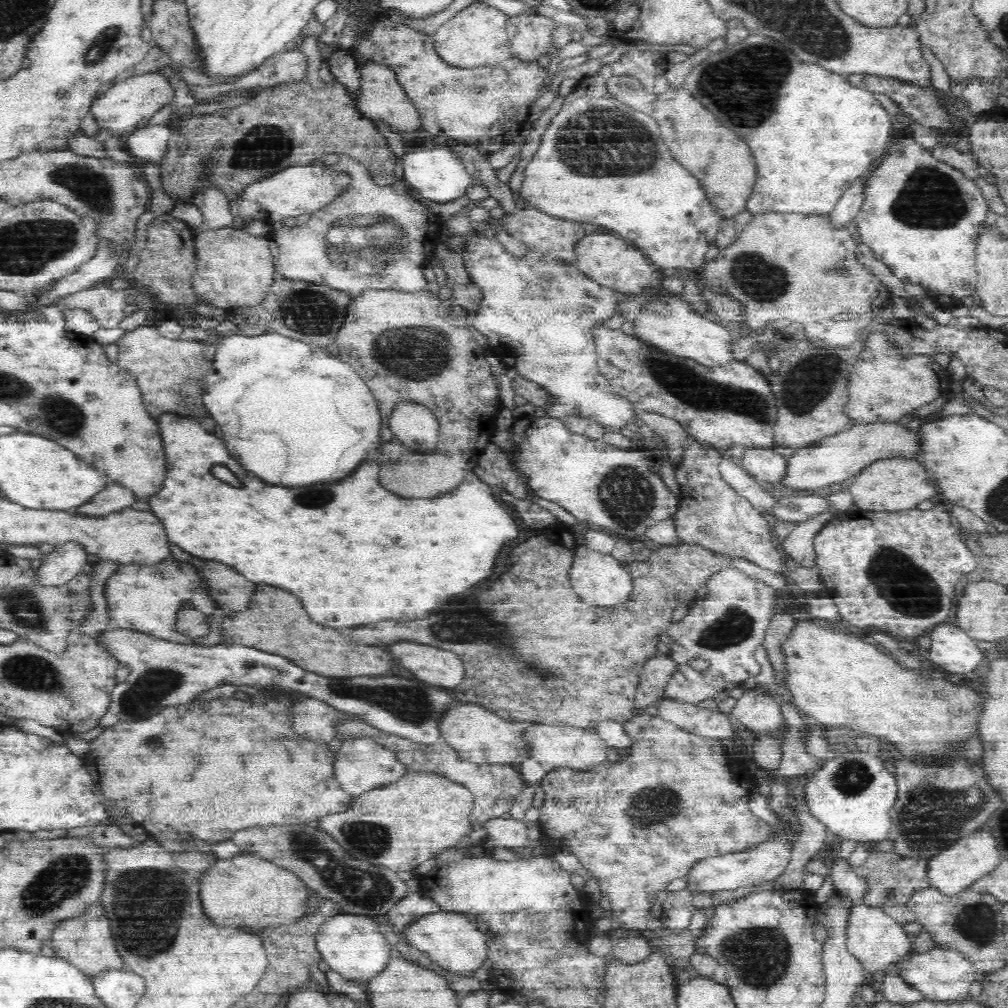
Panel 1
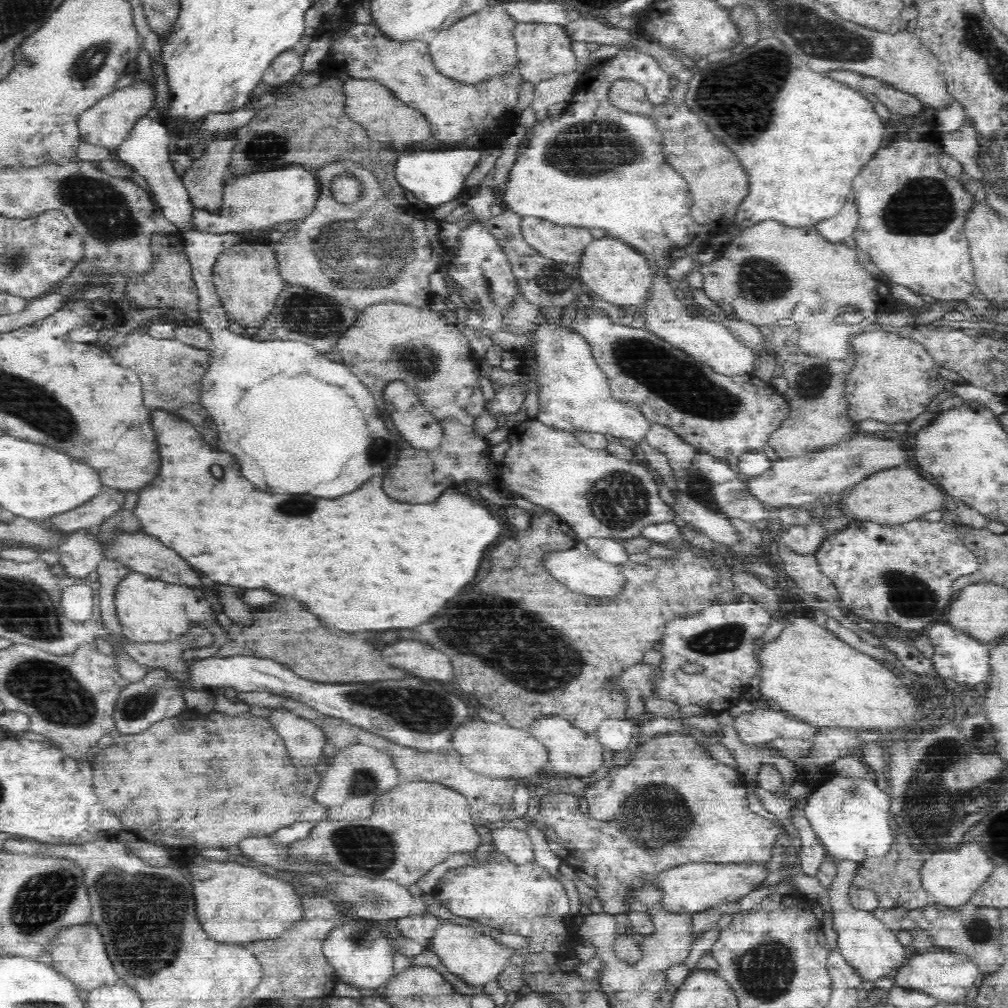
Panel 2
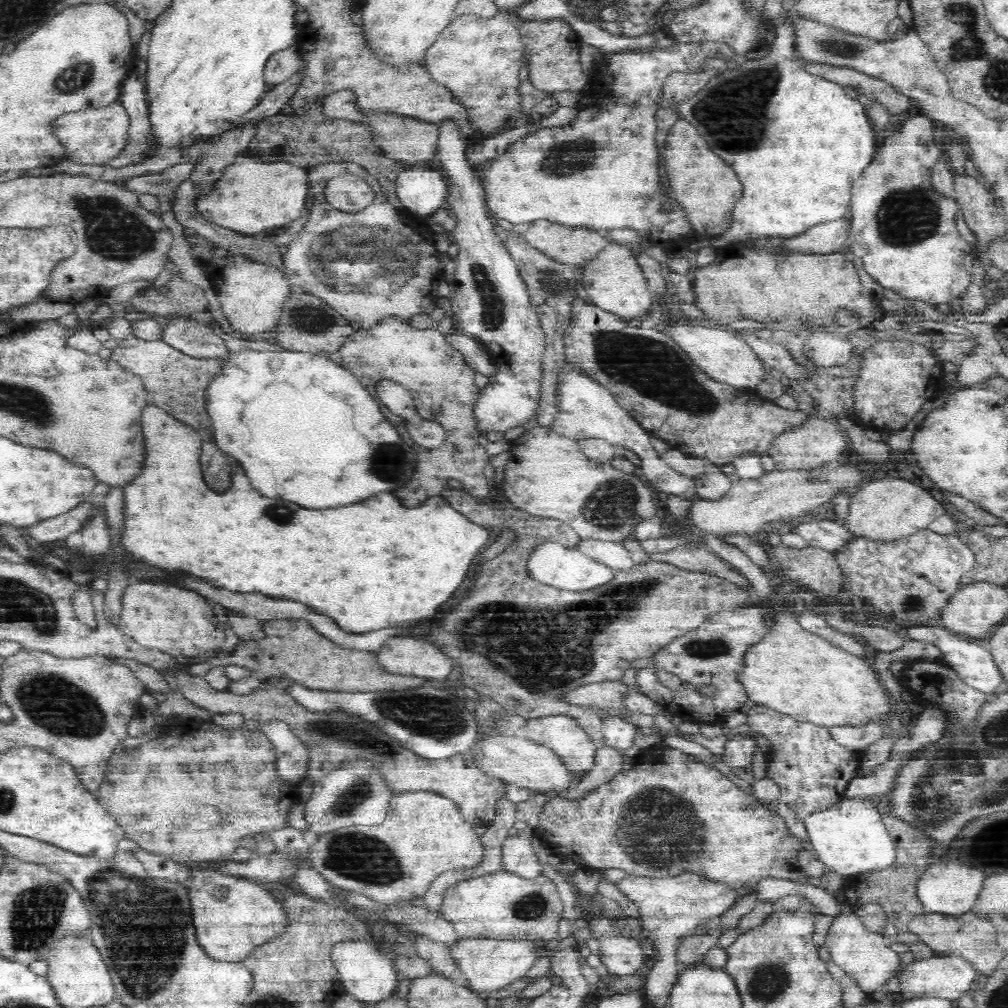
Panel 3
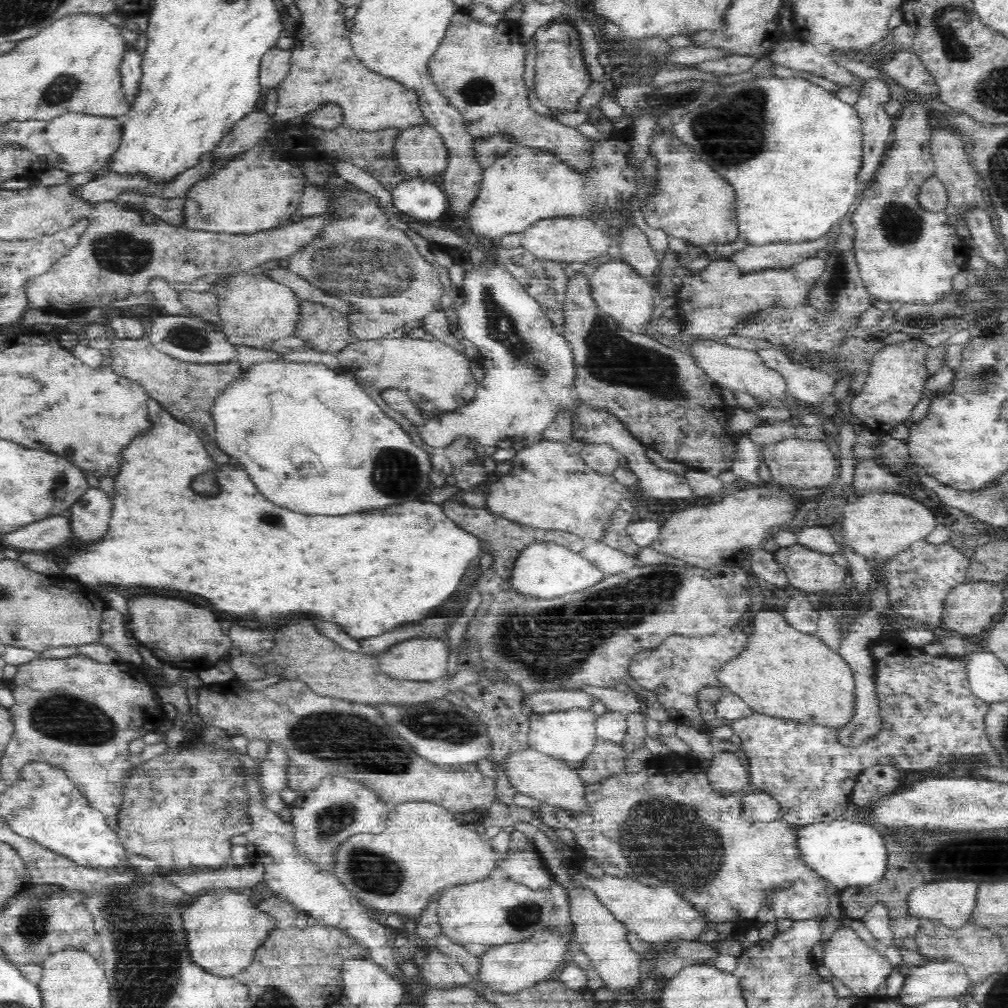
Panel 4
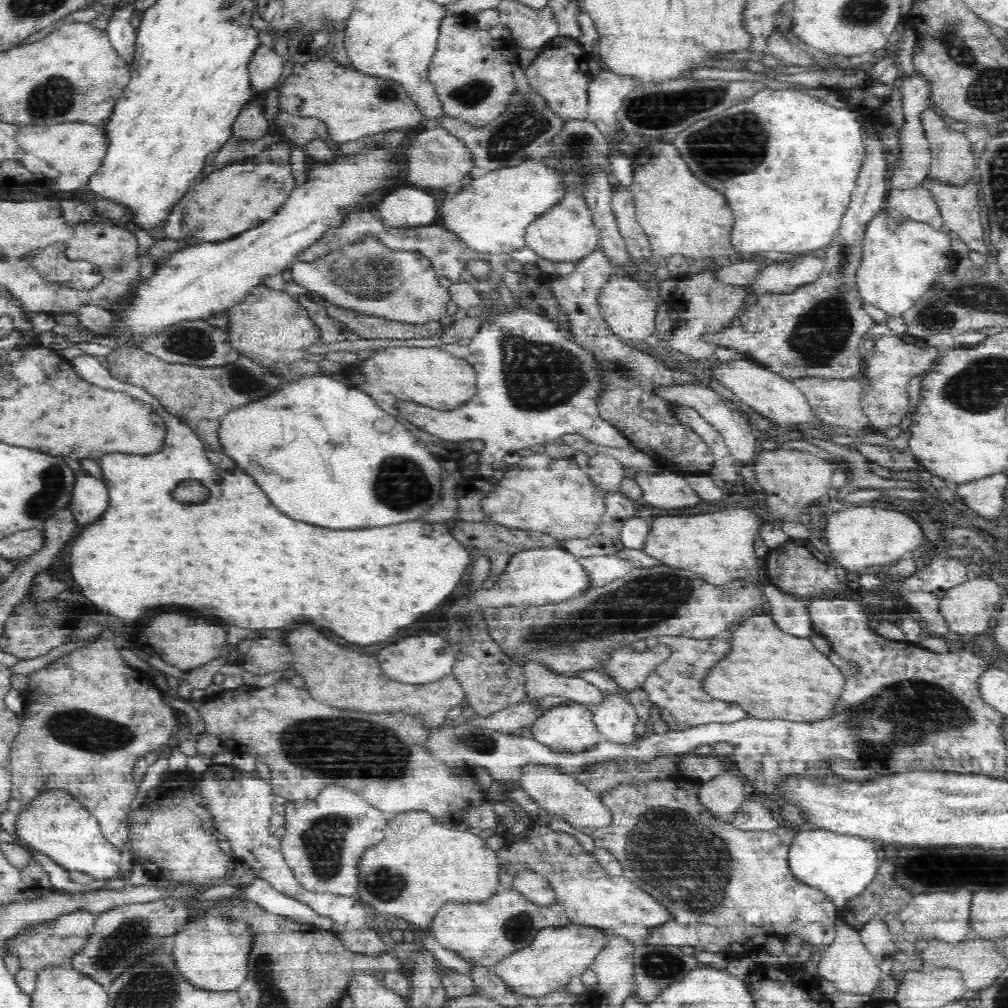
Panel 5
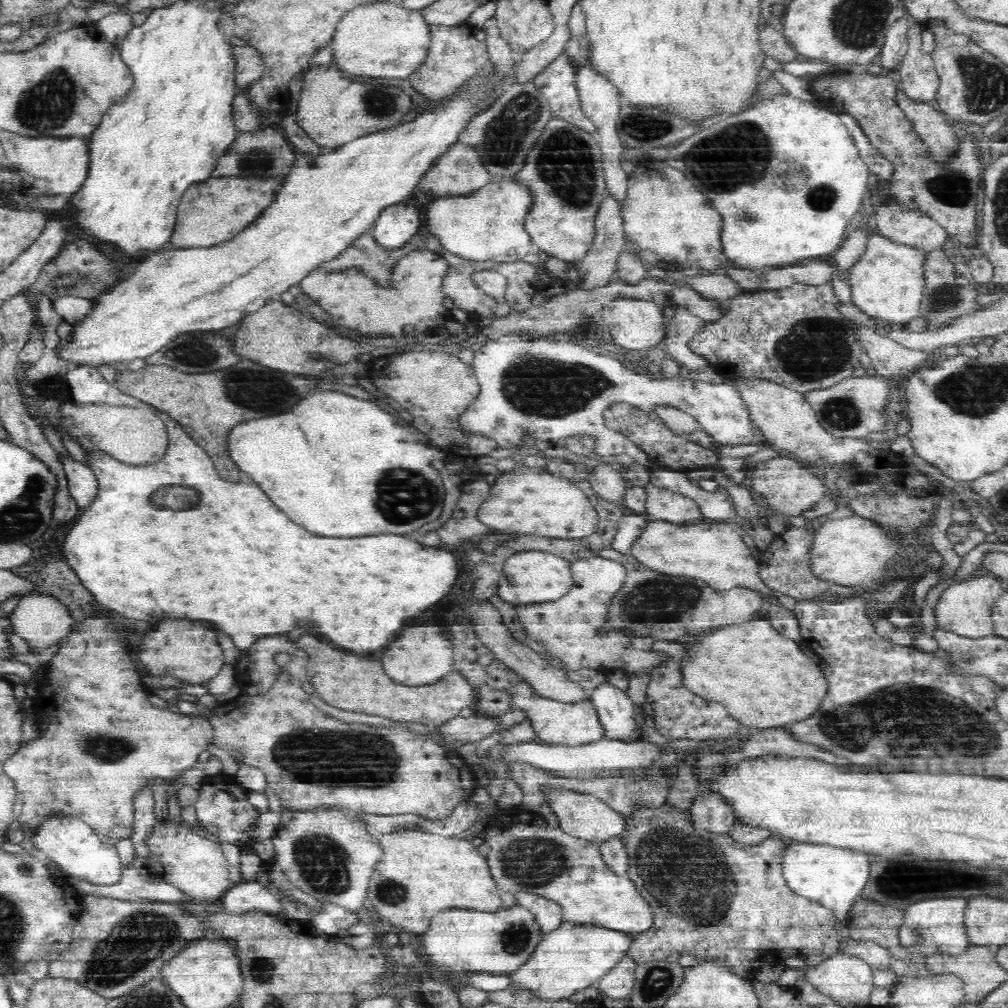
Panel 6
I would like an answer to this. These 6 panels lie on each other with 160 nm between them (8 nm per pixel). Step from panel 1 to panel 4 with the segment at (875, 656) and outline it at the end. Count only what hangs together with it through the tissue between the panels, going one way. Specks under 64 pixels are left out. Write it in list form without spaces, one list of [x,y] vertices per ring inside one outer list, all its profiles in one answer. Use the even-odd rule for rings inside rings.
[[[760,611],[750,627],[750,632],[752,628],[756,630],[748,648],[744,648],[736,660],[724,664],[717,674],[730,690],[737,692],[756,712],[800,724],[836,729],[853,719],[857,707],[855,676],[850,664],[840,654],[816,634],[794,630],[780,611]]]

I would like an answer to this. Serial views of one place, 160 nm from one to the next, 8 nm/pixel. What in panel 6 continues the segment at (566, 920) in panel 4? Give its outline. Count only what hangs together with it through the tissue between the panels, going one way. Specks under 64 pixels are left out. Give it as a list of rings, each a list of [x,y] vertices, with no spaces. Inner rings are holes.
[[[516,902],[513,906],[506,908],[503,905],[492,912],[474,908],[449,908],[437,912],[431,918],[428,930],[423,933],[423,945],[431,961],[436,961],[438,970],[457,973],[464,973],[464,970],[478,970],[478,972],[508,975],[532,955],[542,935],[535,914],[523,904]]]

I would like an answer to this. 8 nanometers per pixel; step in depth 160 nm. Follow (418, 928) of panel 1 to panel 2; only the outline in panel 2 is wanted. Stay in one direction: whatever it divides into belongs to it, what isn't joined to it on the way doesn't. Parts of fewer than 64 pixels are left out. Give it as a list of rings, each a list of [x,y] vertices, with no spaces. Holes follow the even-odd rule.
[[[440,919],[439,924],[436,924],[432,936],[428,938],[426,950],[436,954],[442,967],[446,967],[468,984],[473,985],[483,985],[490,980],[496,979],[515,952],[513,949],[507,949],[496,939],[476,932],[473,927],[456,924],[456,922],[449,919]]]

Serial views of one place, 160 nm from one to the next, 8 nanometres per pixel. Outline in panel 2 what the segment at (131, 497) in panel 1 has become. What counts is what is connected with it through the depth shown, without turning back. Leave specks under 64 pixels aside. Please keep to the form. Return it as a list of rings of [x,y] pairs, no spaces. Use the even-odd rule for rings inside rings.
[[[104,488],[92,500],[86,504],[72,508],[66,512],[51,517],[53,526],[62,530],[83,530],[84,528],[96,528],[112,515],[122,511],[122,505],[126,500],[126,492],[120,489]]]

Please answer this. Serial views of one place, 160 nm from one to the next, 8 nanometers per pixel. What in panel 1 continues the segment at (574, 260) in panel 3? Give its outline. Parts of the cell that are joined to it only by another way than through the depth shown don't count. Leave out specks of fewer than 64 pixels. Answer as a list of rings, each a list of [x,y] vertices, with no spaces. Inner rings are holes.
[[[523,205],[518,211],[503,218],[501,228],[512,239],[524,244],[530,252],[560,258],[560,261],[565,261],[566,263],[574,263],[575,246],[585,232],[580,226],[581,223],[581,221],[570,220],[569,218],[552,216],[536,207]]]

